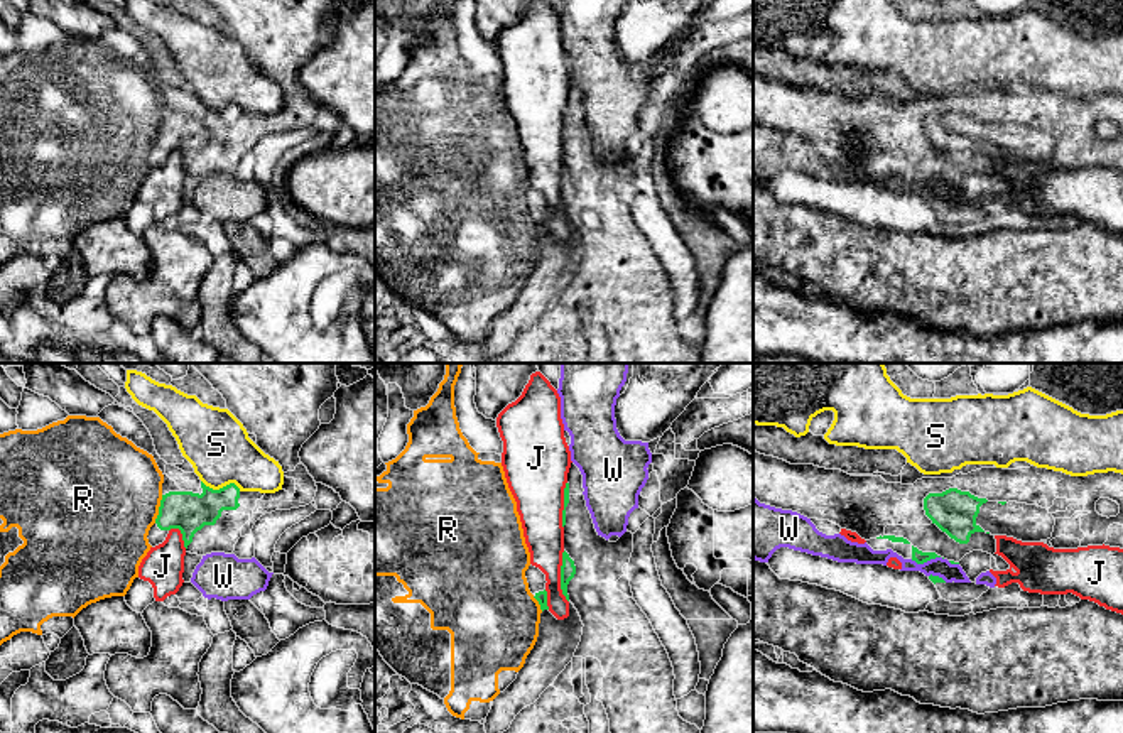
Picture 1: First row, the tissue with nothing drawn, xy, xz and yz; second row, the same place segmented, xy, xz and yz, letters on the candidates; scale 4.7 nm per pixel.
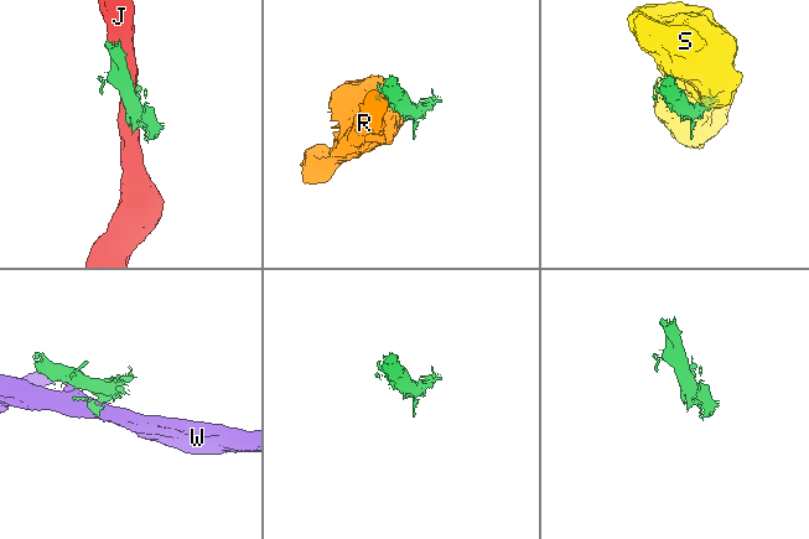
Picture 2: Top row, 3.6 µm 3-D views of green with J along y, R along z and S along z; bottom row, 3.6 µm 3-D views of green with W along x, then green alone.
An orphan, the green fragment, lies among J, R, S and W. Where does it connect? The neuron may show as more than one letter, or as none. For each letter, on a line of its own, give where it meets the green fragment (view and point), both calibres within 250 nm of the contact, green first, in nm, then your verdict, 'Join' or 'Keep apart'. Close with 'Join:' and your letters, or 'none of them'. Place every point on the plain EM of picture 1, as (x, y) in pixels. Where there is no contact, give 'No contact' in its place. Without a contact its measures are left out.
J: Touches green at xz (561, 198). Thickness 80 nm (green) against 190 nm. Keep apart
R: Touches green at xy (159, 130). Thickness 190 nm (green) against 500 nm. Keep apart
S: Touches green at xy (222, 110). Thickness 190 nm (green) against 300 nm. Keep apart
W: Touches green at yz (926, 183). Thickness 60 nm (green) against 90 nm. Keep apart
Join: none of them

